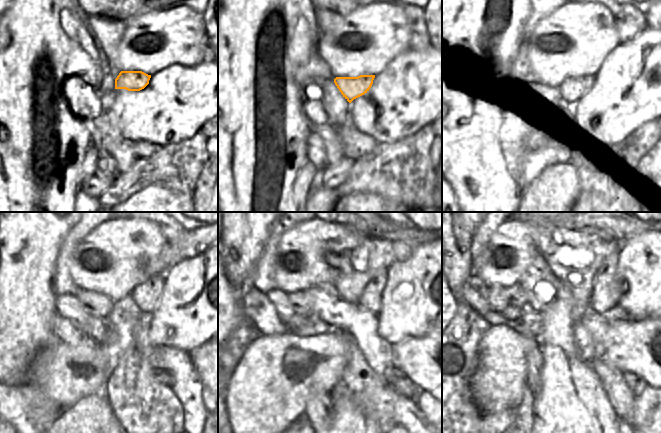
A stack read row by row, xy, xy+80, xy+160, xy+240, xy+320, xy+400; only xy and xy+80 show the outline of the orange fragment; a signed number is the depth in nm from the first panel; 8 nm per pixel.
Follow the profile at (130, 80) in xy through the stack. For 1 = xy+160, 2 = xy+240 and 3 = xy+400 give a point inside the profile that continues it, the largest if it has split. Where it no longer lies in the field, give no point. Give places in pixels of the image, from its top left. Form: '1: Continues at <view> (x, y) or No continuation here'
1: Continues at xy+160 (575, 88)
2: Continues at xy+240 (144, 298)
3: Continues at xy+400 (607, 285)

